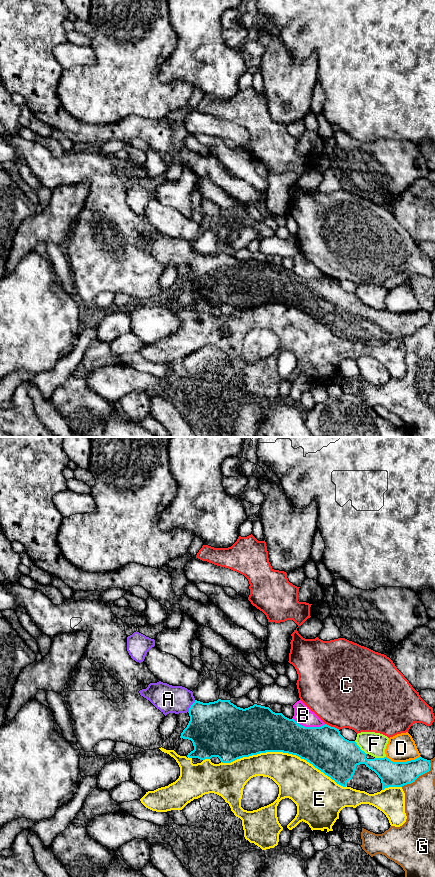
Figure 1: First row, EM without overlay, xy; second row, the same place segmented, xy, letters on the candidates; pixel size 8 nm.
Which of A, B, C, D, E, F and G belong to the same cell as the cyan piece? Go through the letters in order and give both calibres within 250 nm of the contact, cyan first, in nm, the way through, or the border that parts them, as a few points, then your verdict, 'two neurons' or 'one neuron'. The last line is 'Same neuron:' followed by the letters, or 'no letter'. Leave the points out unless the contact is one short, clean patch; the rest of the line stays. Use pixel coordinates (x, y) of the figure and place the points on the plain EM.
A: 400 nm thick on the cyan side, 220 nm on the other; runs through xy (213, 279), (190, 258), (179, 251), (168, 251); one neuron
B: 340 nm thick on the cyan side, 150 nm on the other; two neurons
C: 340 nm thick on the cyan side, 480 nm on the other; two neurons
D: 200 nm thick on the cyan side, 220 nm on the other; two neurons
E: 360 nm thick on the cyan side, 320 nm on the other; two neurons
F: 340 nm thick on the cyan side, 190 nm on the other; two neurons
G: 200 nm thick on the cyan side, 240 nm on the other; two neurons
Same neuron: A

